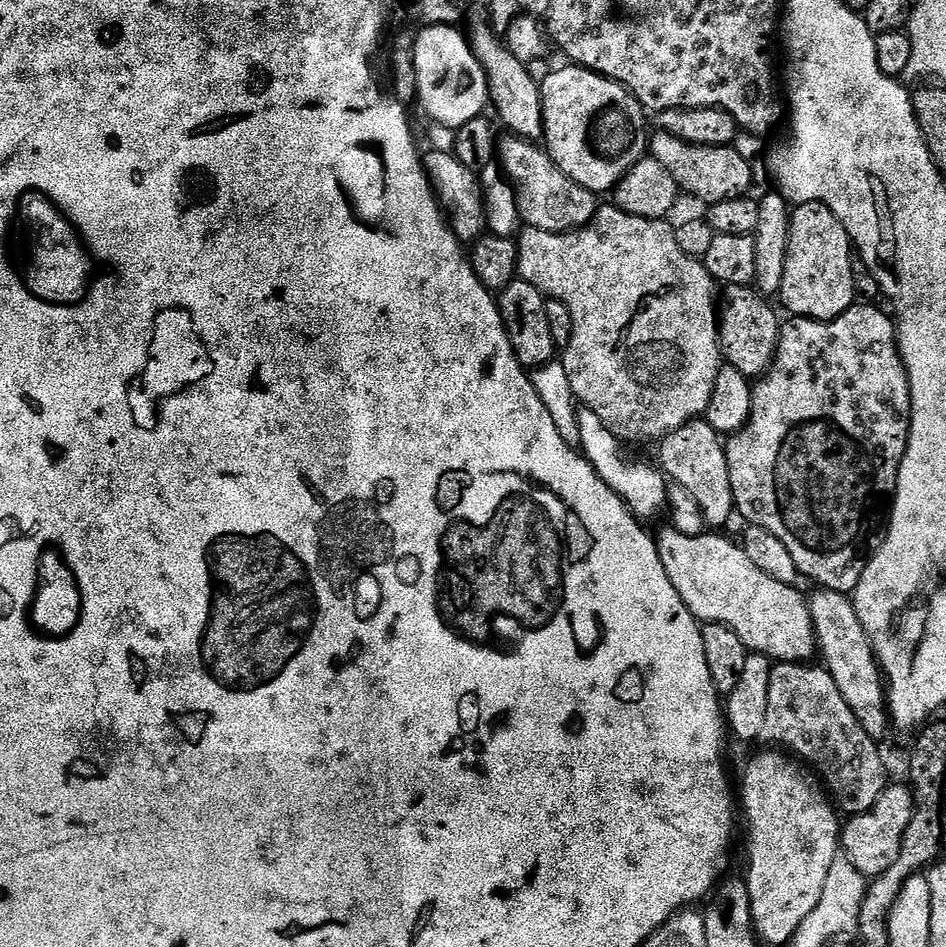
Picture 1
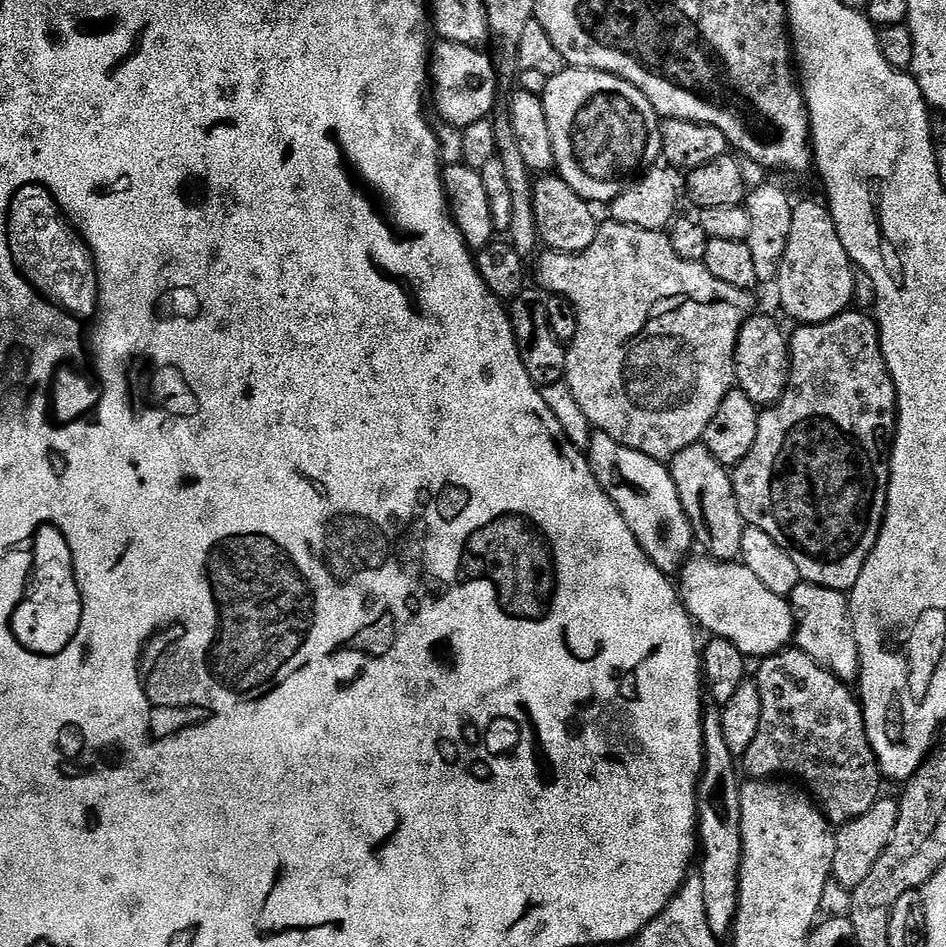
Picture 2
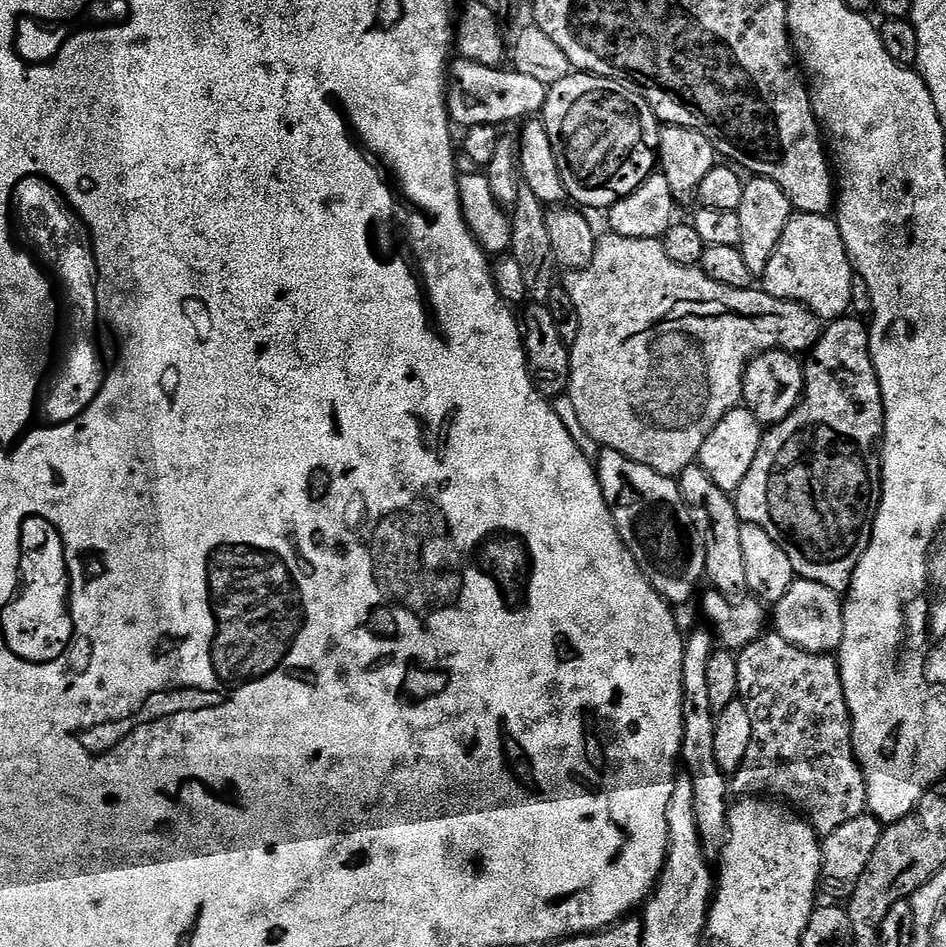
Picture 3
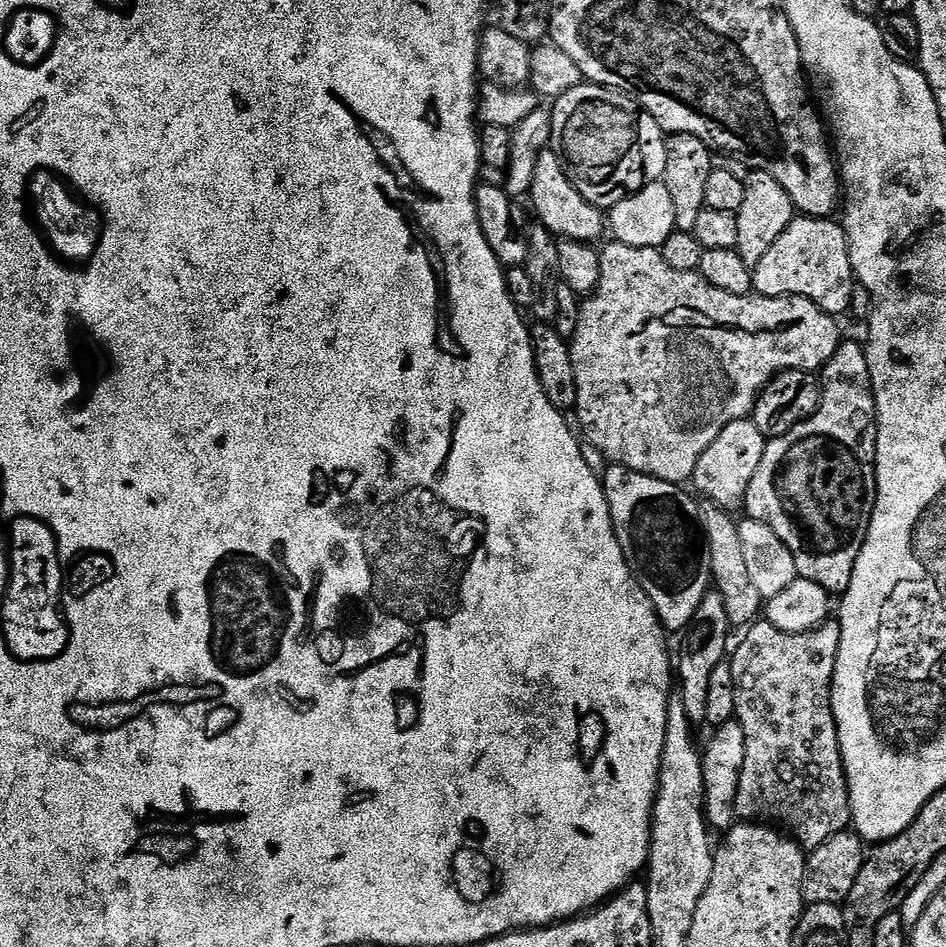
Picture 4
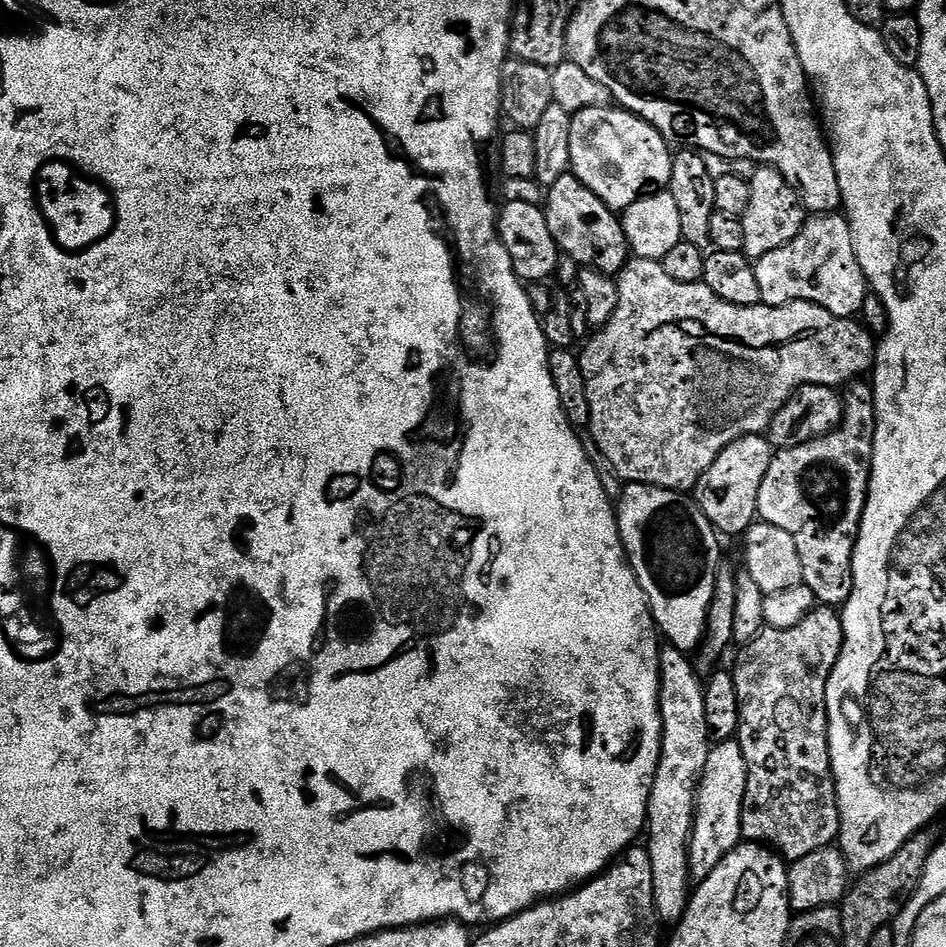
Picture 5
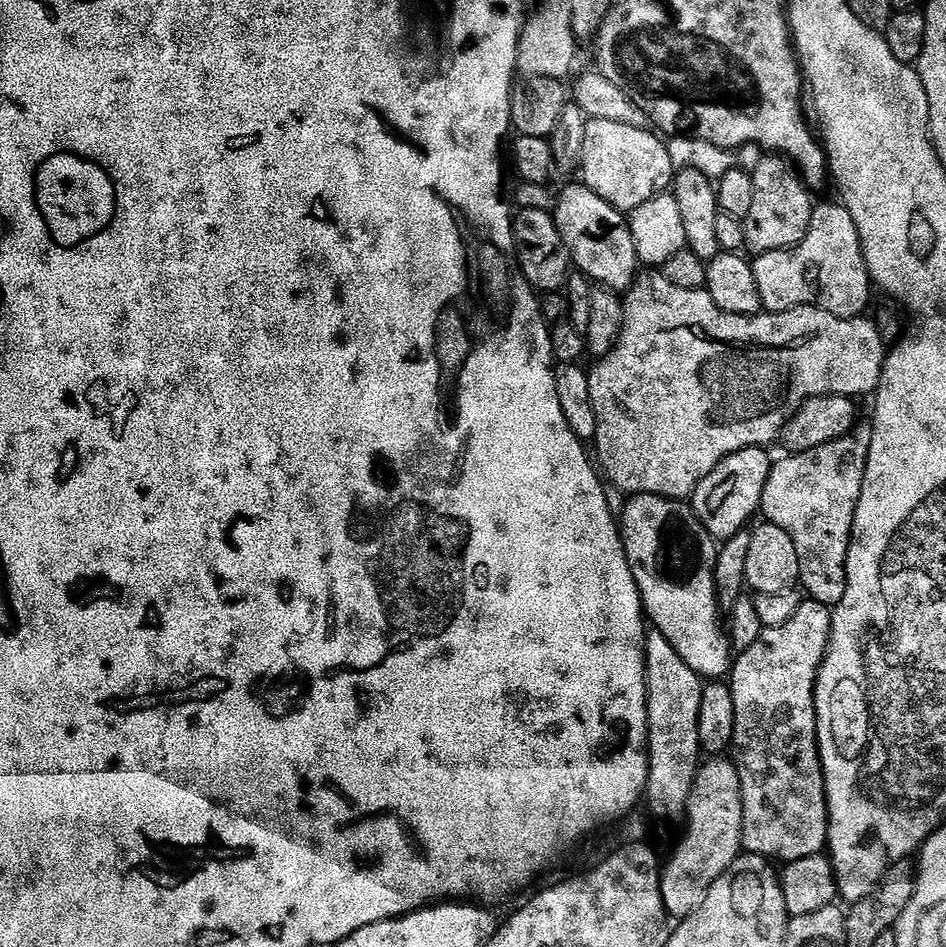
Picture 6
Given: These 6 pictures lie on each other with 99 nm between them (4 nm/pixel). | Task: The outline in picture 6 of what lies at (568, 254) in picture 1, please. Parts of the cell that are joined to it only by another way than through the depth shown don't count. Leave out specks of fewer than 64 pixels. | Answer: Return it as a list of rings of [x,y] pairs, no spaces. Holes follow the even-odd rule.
[[[662,274],[656,276],[641,275],[633,283],[623,297],[624,305],[624,325],[620,331],[620,336],[616,339],[615,346],[607,356],[597,359],[593,368],[588,372],[590,382],[590,402],[594,402],[594,414],[596,415],[596,447],[595,459],[600,459],[599,467],[604,467],[603,475],[608,475],[607,483],[613,484],[616,488],[621,488],[627,494],[654,494],[655,496],[665,496],[668,500],[687,501],[692,493],[730,454],[734,454],[743,448],[764,448],[771,440],[775,441],[786,422],[799,408],[808,400],[813,400],[819,396],[847,396],[849,398],[861,398],[867,394],[875,393],[880,385],[880,375],[884,369],[884,357],[886,355],[886,345],[880,337],[879,330],[875,323],[868,318],[857,318],[847,320],[841,316],[830,314],[821,308],[791,308],[785,312],[761,311],[758,316],[738,316],[718,310],[714,306],[714,300],[704,288],[694,290],[682,290],[669,283]]]

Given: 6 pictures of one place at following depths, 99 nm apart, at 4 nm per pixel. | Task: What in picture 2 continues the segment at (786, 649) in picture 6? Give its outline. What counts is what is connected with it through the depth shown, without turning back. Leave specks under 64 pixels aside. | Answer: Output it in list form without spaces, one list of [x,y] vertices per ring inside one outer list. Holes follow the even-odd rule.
[[[795,646],[772,656],[765,656],[759,664],[760,669],[756,676],[754,672],[754,683],[758,686],[758,694],[762,698],[762,722],[758,726],[758,734],[754,734],[754,742],[750,742],[743,754],[743,771],[748,771],[747,775],[753,780],[784,776],[797,776],[804,780],[803,787],[811,793],[820,811],[828,817],[828,823],[833,826],[849,824],[854,818],[866,814],[866,810],[870,810],[870,806],[874,806],[876,801],[881,799],[882,773],[866,734],[864,710],[860,707],[853,689],[851,692],[848,689],[851,687],[845,681],[838,679],[828,669],[818,666],[814,658],[810,658]]]

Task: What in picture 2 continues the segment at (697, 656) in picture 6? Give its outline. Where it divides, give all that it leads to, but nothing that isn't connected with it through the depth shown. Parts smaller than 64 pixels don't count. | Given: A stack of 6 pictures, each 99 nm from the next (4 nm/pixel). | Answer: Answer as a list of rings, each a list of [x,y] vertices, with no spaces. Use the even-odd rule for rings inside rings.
[[[597,431],[591,433],[586,455],[589,469],[604,488],[604,493],[612,499],[614,506],[618,506],[622,518],[626,518],[634,538],[650,562],[663,572],[679,573],[693,551],[694,537],[692,524],[683,509],[669,465],[638,450],[630,450],[605,432]]]

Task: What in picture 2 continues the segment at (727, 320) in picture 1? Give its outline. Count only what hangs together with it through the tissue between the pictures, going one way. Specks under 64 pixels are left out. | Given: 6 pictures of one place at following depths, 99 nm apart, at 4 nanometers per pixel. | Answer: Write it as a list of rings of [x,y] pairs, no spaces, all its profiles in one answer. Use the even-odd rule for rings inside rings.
[[[753,316],[740,327],[736,343],[736,384],[761,409],[777,404],[788,385],[788,346],[790,340],[768,316]]]

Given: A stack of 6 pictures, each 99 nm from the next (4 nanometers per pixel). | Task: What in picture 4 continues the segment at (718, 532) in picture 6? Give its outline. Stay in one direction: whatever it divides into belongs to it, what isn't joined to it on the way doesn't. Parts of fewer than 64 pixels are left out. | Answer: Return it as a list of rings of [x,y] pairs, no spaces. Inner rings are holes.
[[[750,418],[730,422],[730,426],[726,426],[726,430],[722,430],[722,434],[718,434],[718,438],[706,446],[706,454],[698,458],[698,466],[694,466],[690,481],[691,487],[696,487],[695,491],[704,500],[709,500],[720,509],[739,509],[746,498],[746,490],[750,490],[750,478],[754,478],[758,462],[762,462],[765,443],[762,430],[758,430]]]

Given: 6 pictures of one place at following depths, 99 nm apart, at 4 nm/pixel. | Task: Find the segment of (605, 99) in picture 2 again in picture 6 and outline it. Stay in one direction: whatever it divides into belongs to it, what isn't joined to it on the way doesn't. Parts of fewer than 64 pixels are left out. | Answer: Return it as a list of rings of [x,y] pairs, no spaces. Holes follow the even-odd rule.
[[[593,119],[582,128],[584,141],[580,143],[579,175],[584,175],[581,176],[583,183],[594,190],[594,194],[625,214],[667,193],[674,180],[667,143],[659,135],[651,136],[642,129],[632,124]]]

